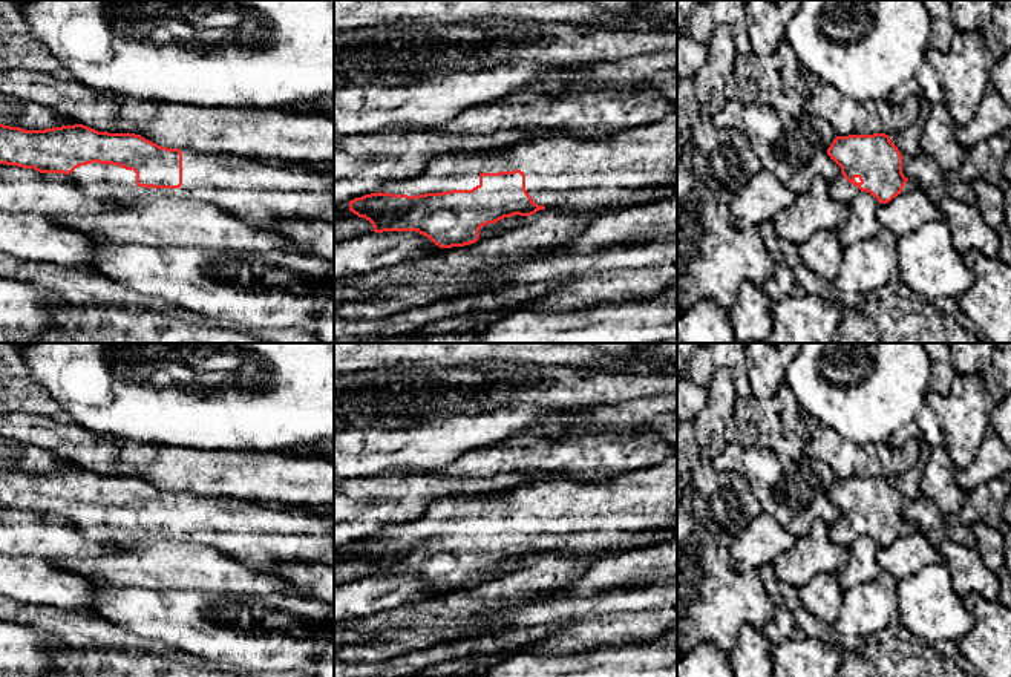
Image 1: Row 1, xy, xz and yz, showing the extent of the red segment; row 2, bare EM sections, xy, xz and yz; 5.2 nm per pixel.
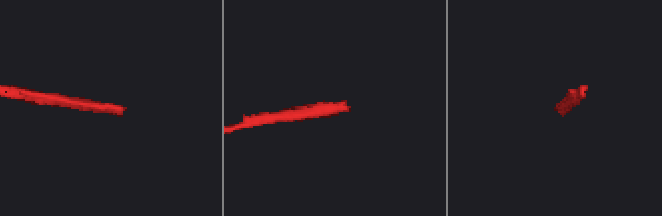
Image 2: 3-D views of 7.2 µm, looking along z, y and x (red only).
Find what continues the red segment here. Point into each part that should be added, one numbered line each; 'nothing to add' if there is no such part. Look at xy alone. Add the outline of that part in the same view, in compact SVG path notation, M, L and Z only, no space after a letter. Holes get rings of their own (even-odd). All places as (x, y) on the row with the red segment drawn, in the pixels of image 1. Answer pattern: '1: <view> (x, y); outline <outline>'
1: xy (245, 192); outline M179 149L182 153L182 185L179 188L146 188L136 185L136 173L133 170L126 170L119 165L92 162L75 168L69 175L63 173L44 173L44 175L60 175L77 184L89 198L106 201L106 199L127 199L127 198L175 198L175 199L195 199L214 205L245 224L273 230L280 224L286 222L306 222L312 221L317 211L334 211L334 193L311 193L297 190L280 190L271 185L271 176L274 173L274 162L265 161L250 161L244 165L234 165L230 155L204 155L188 149Z

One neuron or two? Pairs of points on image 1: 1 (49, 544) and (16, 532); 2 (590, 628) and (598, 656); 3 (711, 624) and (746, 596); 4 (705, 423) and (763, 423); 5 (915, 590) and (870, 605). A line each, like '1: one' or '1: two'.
1: one
2: two
3: one
4: two
5: two

